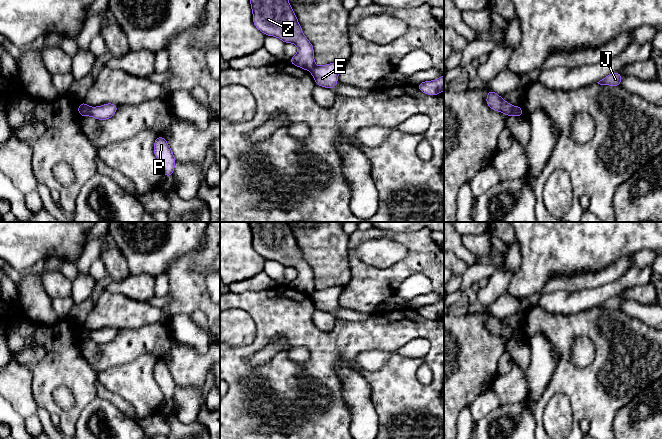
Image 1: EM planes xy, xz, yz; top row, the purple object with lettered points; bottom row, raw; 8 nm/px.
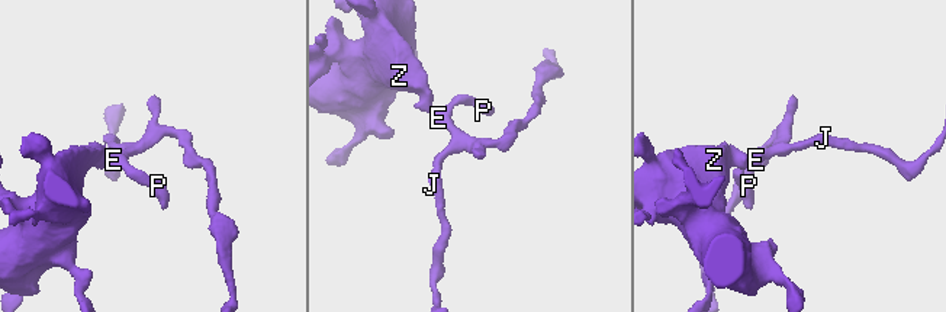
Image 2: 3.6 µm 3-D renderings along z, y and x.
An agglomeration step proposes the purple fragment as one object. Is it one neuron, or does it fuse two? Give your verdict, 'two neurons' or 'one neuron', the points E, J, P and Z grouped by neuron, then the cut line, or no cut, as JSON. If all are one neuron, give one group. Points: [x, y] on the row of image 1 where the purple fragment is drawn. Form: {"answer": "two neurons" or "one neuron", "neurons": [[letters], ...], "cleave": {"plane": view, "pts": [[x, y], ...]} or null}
{"answer": "two neurons", "neurons": [["E", "J", "P"], ["Z"]], "cleave": {"plane": "xy", "pts": [[89, 107], [87, 115]]}}

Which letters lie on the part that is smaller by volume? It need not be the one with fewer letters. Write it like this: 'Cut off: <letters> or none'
Cut off: E, J, P

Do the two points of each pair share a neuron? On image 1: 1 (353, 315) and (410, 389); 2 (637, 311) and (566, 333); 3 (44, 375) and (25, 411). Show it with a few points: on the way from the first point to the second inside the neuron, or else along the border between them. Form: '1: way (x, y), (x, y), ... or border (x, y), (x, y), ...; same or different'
1: border (374, 312), (363, 320), (343, 320), (337, 317); different
2: border (619, 310), (636, 317), (648, 325); different
3: border (32, 372), (31, 394), (37, 405); different

